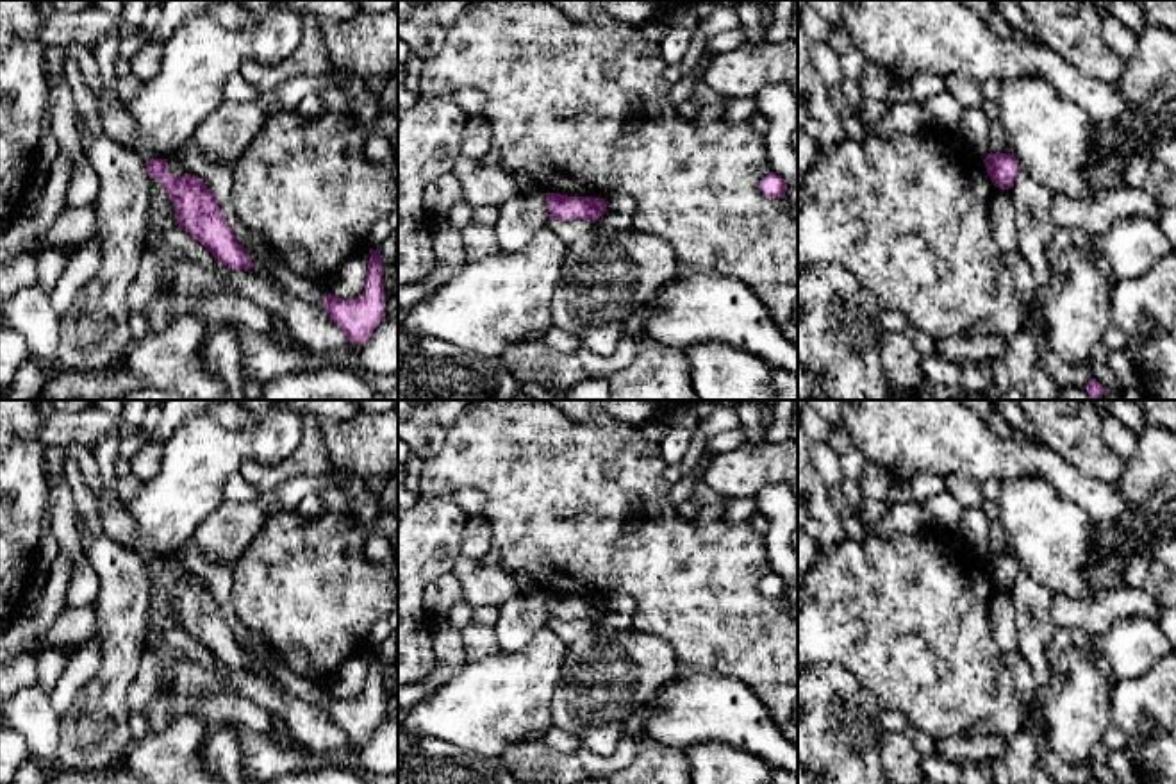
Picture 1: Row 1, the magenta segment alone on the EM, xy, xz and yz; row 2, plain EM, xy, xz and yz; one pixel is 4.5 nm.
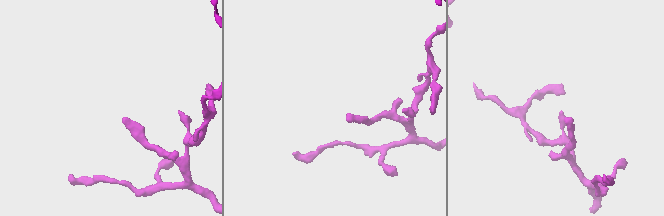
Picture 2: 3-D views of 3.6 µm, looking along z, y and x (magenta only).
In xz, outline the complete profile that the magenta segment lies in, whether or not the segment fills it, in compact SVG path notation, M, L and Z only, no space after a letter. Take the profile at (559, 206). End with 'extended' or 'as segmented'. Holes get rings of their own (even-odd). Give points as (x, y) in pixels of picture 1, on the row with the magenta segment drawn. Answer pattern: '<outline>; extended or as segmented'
M544 193L550 220L589 220L594 223L601 214L609 213L605 198L567 196L560 193Z; as segmented

